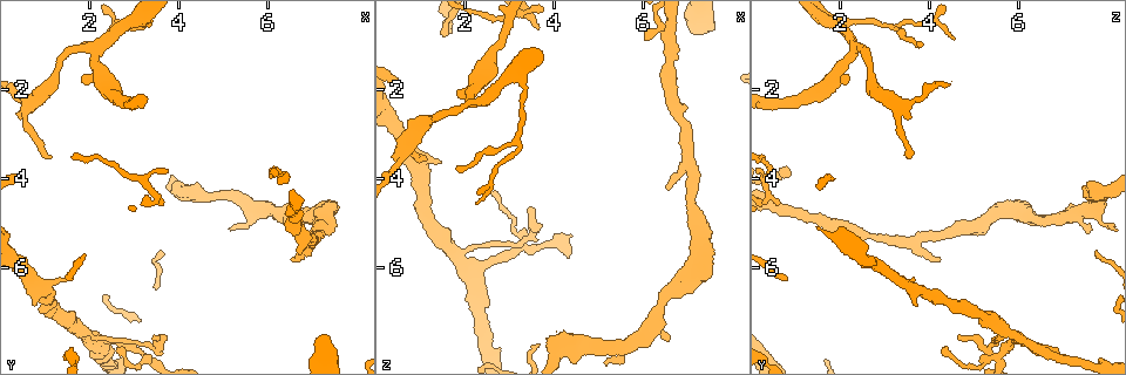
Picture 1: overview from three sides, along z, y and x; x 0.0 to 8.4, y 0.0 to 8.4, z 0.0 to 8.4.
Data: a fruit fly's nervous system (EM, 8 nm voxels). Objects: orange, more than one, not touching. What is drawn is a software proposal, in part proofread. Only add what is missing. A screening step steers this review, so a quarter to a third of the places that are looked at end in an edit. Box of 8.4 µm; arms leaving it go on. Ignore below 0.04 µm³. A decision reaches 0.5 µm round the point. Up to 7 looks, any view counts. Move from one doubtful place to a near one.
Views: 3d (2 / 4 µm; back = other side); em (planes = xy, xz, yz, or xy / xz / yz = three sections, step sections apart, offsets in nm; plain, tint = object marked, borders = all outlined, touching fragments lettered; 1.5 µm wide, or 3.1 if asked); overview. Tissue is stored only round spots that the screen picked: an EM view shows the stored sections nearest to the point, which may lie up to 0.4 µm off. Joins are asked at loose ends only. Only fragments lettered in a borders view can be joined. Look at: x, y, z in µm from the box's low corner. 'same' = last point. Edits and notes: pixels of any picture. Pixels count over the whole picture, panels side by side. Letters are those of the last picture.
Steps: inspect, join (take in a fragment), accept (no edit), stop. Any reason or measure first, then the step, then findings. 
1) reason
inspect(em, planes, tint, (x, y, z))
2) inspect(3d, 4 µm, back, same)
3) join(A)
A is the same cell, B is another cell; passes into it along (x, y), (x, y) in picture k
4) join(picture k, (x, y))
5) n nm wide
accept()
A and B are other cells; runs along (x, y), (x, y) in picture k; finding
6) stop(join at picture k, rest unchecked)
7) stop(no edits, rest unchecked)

tapers out
inspect(em, planes, tint, (2.65, 7.75, 4.25))

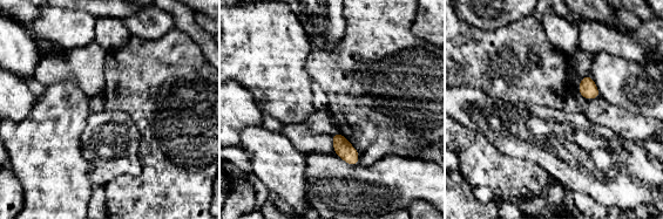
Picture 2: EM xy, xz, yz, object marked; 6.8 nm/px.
what lies round it
inspect(em, planes, borders, same)

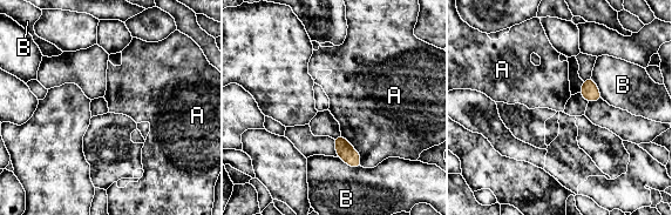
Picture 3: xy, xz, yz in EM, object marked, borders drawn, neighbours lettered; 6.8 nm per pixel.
accept()
A and B are other cells; border along (338, 156), (353, 168), (360, 167) in picture 3; no lettered fragment goes on from it

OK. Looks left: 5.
free end
inspect(em, planes, borders, (1.50, 6.25, 3.60))

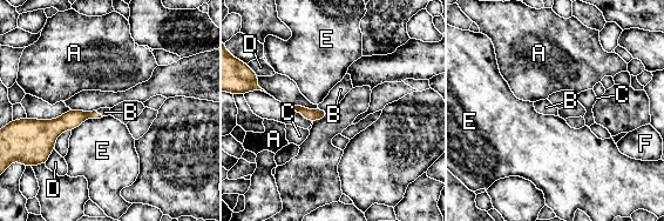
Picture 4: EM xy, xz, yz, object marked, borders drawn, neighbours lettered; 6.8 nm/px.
E touches over 240 nm
join(B)
B is the same cell, A, C, D, E and F are other cells; it goes on there

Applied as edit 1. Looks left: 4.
inspect(overview)

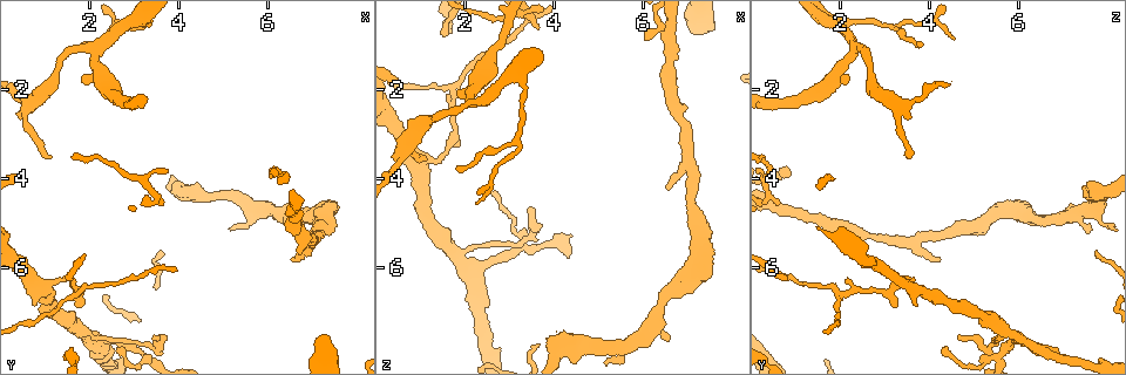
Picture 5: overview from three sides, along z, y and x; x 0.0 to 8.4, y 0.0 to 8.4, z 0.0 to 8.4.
inspect(em, planes, borders, (1.15, 3.55, 3.55))

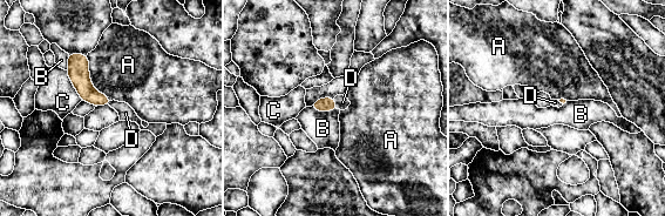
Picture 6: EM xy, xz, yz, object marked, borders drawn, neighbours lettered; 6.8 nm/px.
join(D)
D is the same cell, A, B and C are other cells; passes into it along (324, 105), (336, 103), (343, 102) in picture 6; it goes on there

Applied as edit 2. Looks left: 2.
stop(join at picture 4, join at picture 6, rest unchecked)

